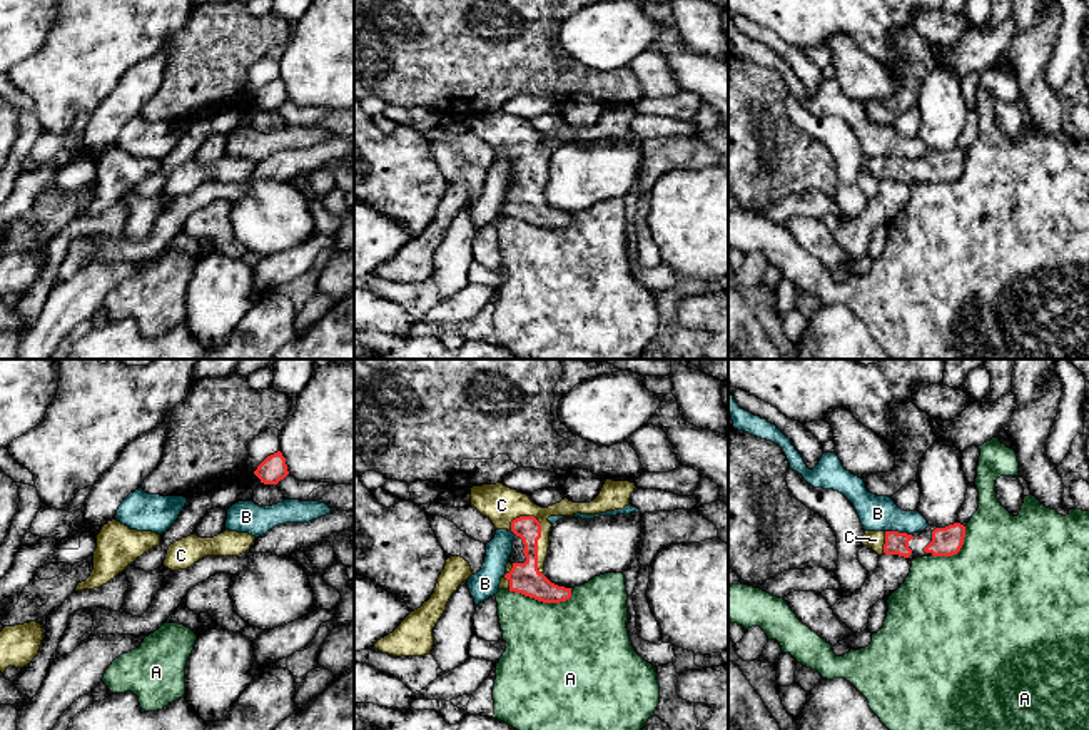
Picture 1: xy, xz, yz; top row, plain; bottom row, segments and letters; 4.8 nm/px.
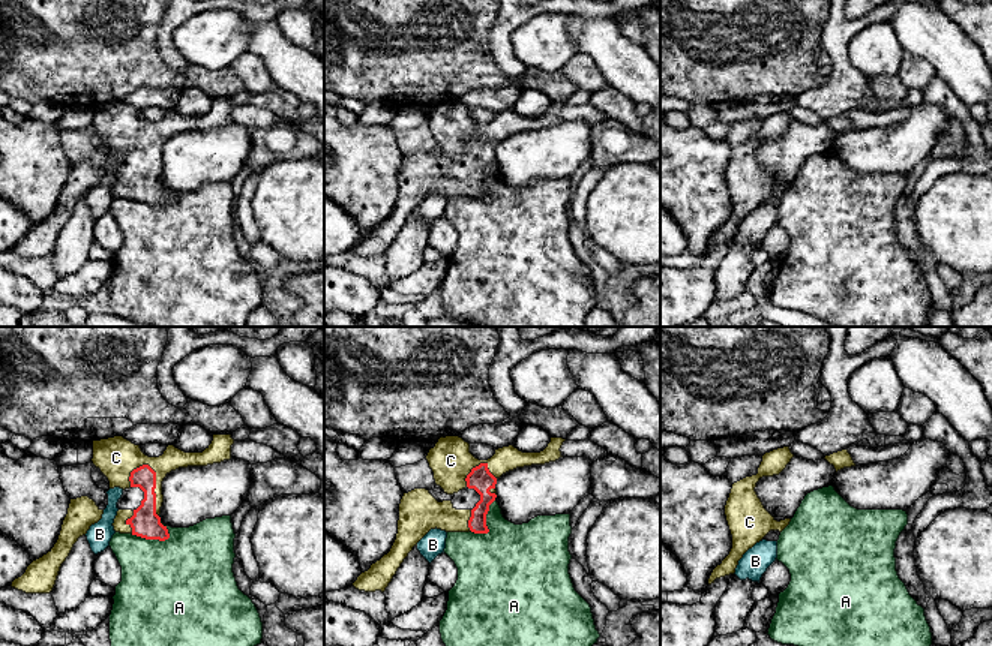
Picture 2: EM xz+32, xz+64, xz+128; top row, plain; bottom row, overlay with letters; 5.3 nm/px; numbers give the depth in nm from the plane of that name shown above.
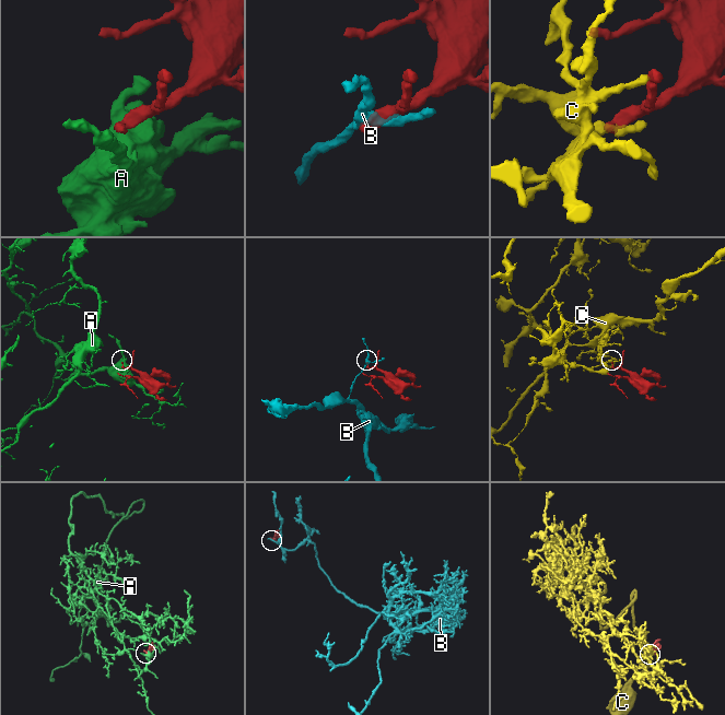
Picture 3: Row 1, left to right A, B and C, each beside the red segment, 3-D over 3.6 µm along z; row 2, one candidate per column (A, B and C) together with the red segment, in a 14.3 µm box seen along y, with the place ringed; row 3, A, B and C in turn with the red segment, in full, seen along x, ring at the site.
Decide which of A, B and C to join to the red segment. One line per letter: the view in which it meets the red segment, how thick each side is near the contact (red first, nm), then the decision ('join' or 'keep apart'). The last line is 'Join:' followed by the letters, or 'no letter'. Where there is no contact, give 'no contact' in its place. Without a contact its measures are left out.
A: contact in xz; calibres 150 and 460 nm; keep apart
B: contact in yz; calibres 110 and 180 nm; keep apart
C: contact in xz; calibres 150 and 180 nm; join
Join: C

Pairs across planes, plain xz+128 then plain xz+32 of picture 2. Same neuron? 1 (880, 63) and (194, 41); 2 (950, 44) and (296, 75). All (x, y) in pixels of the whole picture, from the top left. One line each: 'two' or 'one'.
1: one
2: one

